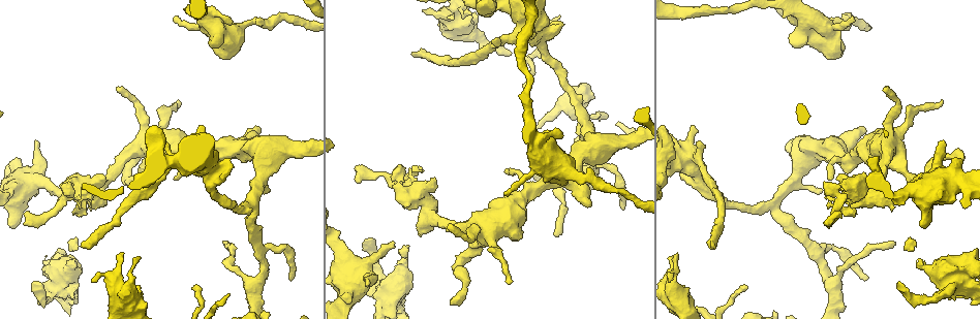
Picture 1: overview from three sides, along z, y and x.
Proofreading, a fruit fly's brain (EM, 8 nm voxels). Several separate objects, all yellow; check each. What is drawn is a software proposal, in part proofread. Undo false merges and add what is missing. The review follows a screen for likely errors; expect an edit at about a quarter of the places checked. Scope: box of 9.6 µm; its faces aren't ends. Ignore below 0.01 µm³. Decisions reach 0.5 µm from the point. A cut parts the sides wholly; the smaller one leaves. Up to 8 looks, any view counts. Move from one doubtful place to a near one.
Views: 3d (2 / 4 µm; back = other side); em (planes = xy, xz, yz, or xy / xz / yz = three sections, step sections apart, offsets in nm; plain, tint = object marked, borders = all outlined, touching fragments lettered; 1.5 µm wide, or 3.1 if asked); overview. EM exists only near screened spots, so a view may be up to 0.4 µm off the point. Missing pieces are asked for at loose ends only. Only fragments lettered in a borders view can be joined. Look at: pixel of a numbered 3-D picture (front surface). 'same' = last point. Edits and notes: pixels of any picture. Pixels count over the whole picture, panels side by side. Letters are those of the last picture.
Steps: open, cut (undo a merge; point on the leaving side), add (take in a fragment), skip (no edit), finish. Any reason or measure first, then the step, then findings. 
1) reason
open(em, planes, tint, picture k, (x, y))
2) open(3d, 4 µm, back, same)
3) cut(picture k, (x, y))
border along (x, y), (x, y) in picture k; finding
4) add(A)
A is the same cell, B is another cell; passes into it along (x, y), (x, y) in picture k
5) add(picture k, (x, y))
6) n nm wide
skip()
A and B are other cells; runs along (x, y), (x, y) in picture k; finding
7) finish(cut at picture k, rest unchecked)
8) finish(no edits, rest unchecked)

calibre changes
open(em, planes, tint, picture 1, (501, 38))

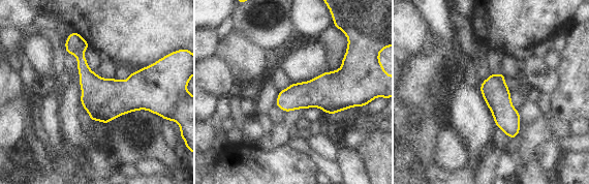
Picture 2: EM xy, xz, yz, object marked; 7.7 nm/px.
see the neighbours
open(em, planes, borders, same)

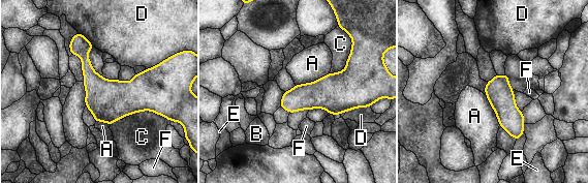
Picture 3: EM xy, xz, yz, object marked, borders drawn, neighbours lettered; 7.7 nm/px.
skip()
A, B, C, D, E and F are other cells; border along (329, 72), (314, 81), (296, 85) in picture 3; all the same neuron

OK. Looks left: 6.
an open end
open(3d, 4 µm, picture 1, (194, 287))

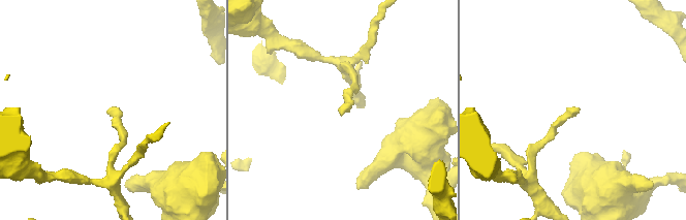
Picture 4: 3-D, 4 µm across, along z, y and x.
open(em, xz, step 4, borders, picture 4, (341, 114))

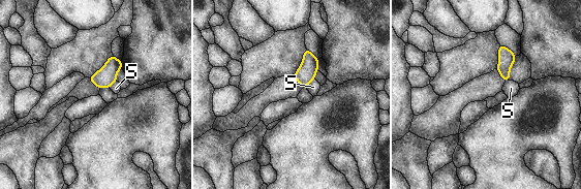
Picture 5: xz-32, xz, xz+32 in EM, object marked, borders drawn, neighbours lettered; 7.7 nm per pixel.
80 nm wide
skip()
S is another cell; border along (314, 79), (306, 87) in picture 5; none of them fits

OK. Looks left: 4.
an open end
open(em, planes, borders, picture 1, (962, 157))

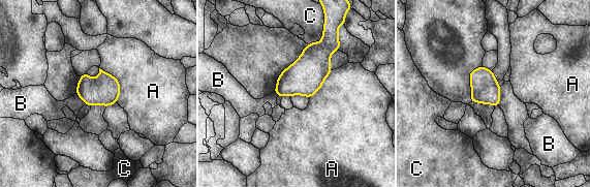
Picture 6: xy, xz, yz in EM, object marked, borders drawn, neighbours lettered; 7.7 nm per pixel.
A touches over 300 nm
skip()
A, B and C are other cells; border along (99, 67), (119, 83), (117, 101) in picture 6; none of them fits

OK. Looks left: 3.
an open end
open(3d, 4 µm, picture 1, (18, 162))

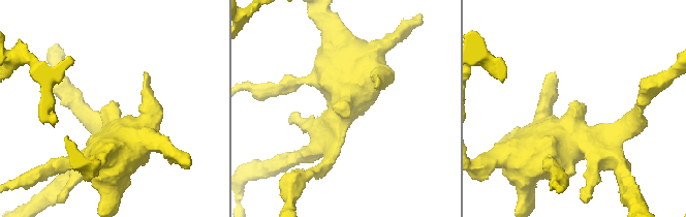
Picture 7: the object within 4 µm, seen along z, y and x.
shape alone is not enough
open(em, planes, borders, picture 7, (119, 105))

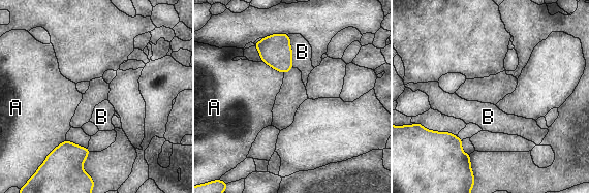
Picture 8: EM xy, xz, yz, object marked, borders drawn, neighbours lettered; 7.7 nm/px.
skip()
A and B are other cells; border along (287, 34), (290, 40), (292, 66) in picture 8; no lettered fragment goes on from it

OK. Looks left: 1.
finish(no edits, rest unchecked)

